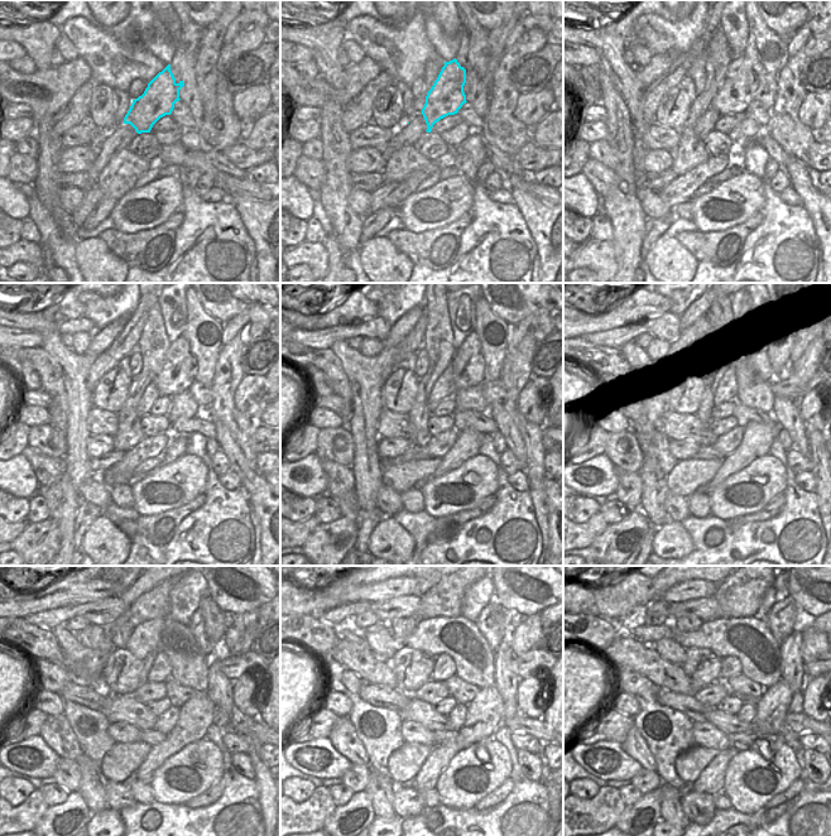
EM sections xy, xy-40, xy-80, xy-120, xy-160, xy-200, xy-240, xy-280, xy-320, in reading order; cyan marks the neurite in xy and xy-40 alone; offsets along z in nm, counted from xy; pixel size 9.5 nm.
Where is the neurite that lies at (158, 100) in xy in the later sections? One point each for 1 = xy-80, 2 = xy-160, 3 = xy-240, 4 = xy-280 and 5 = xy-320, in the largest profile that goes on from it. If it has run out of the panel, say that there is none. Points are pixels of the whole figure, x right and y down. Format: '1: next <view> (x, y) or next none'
1: next xy-80 (738, 91)
2: next xy-160 (469, 369)
3: next xy-240 (196, 624)
4: next xy-280 (493, 632)
5: next xy-320 (781, 618)

